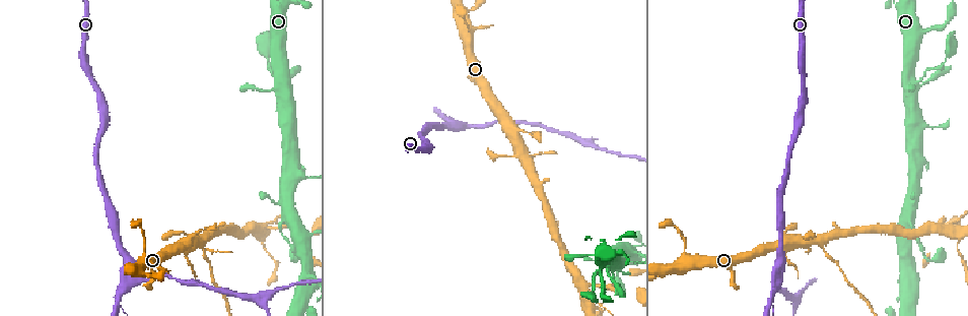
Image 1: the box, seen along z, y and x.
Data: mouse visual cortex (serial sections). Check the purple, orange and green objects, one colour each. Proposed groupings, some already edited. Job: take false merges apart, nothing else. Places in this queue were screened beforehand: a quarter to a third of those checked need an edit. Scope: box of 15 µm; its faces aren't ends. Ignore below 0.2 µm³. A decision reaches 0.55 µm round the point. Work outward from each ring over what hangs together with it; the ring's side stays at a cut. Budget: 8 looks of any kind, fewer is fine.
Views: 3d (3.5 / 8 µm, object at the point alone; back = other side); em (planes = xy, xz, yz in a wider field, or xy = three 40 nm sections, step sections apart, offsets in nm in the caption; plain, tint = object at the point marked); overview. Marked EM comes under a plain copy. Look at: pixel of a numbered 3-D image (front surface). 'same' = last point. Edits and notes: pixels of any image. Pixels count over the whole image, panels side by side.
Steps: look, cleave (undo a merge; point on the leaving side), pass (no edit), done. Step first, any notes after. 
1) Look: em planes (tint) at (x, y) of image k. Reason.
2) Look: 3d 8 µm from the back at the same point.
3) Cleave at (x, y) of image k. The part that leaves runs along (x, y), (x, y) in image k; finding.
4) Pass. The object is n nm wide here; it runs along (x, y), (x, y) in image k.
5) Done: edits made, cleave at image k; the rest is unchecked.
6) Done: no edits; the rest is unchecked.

Look: 3d 8 µm at (915, 84) of image 1. Abrupt turn.

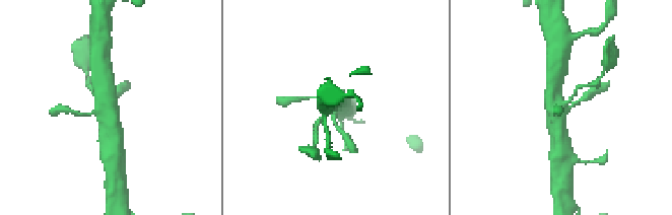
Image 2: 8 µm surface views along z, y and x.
Look: em planes (tint) at (564, 104) of image 2. Now the EM.

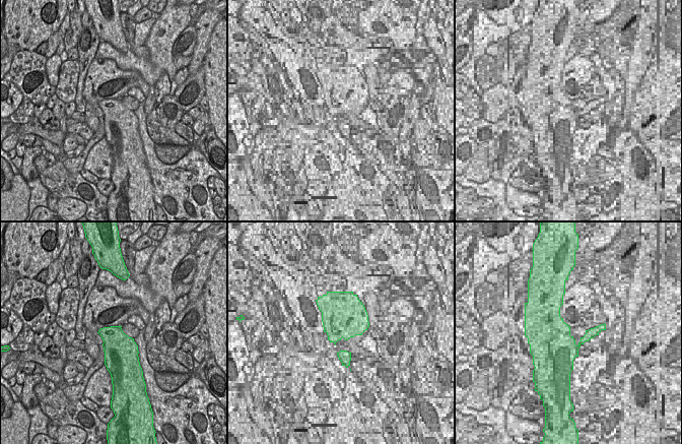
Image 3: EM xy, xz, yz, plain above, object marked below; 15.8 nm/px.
Pass. It runs along (104, 77), (114, 136) in image 2; continuous, no second cell.

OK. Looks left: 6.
Look: em xy step 5 (tint) at (908, 275) of image 1. Three-way junction.

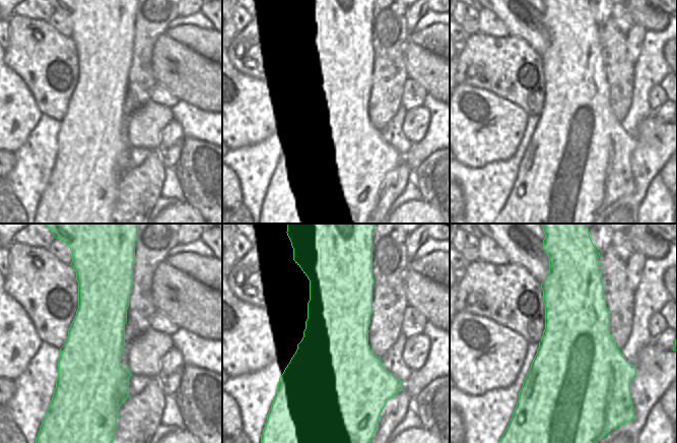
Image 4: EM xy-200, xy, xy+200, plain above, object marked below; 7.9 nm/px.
Look: 3d 3.5 µm at the same point.

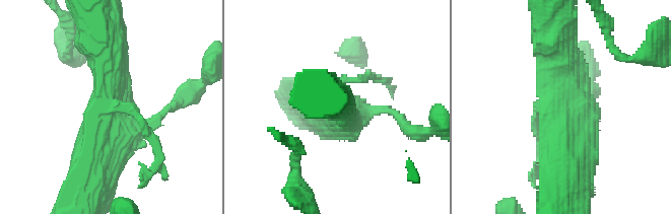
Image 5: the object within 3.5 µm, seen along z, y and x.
Pass. Continuous, no second cell.

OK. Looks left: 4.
Look: 3d 3.5 µm at (528, 165) of image 1. Three arms meet.

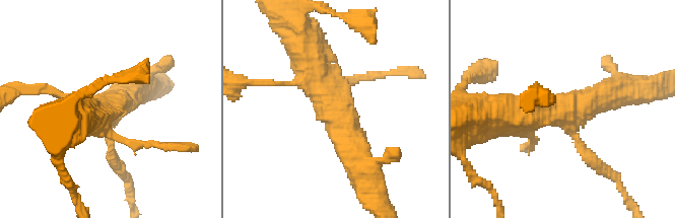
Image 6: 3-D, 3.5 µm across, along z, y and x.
Look: em xy step 2 (tint) at (332, 109) of image 6. Now the EM.

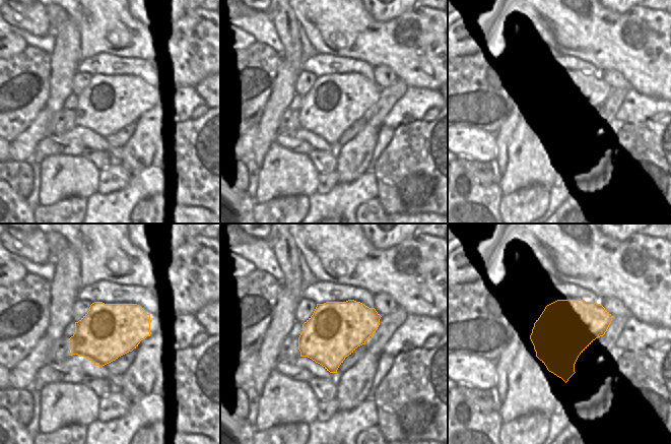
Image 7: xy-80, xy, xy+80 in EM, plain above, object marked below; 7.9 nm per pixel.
Cleave at (596, 161) of image 6. The object is 440 nm wide here; the part that leaves runs along (576, 135), (632, 206) in image 6; a second cell is stuck on.

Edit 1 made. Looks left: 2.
Done: edits made, cleave at image 6; the rest is unchecked.

